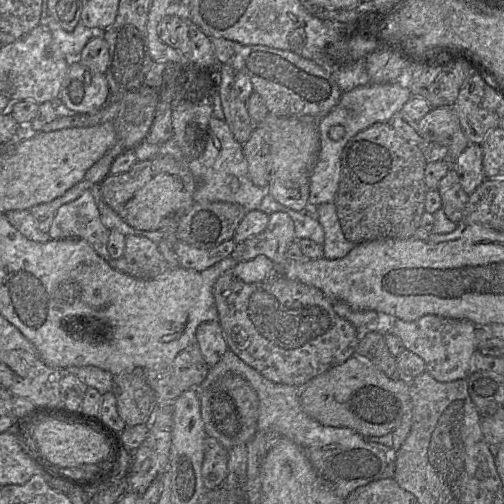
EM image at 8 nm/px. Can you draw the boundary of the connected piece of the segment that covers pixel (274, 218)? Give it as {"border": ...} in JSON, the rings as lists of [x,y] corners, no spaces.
{"border":[[[285,212],[270,214],[266,229],[237,244],[230,257],[233,259],[234,267],[240,262],[264,255],[273,262],[271,275],[259,283],[245,283],[234,276],[232,269],[230,284],[221,286],[221,288],[214,286],[213,295],[218,321],[229,350],[266,379],[277,384],[302,388],[316,376],[355,355],[360,340],[357,329],[335,313],[333,301],[327,298],[321,290],[285,277],[286,252],[294,241],[296,238],[294,222],[291,217]]]}

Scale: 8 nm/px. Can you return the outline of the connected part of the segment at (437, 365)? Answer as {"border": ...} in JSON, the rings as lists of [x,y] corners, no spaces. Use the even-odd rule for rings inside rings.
{"border":[[[425,315],[413,322],[394,320],[390,333],[397,336],[405,350],[419,356],[425,363],[425,371],[438,382],[467,379],[472,372],[472,357],[477,349],[477,326],[466,320]]]}

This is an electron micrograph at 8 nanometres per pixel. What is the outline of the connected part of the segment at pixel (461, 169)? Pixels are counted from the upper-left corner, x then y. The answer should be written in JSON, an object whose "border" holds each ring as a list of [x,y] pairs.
{"border":[[[479,144],[468,147],[453,161],[452,166],[460,180],[463,190],[470,195],[486,179],[483,172],[483,151]]]}

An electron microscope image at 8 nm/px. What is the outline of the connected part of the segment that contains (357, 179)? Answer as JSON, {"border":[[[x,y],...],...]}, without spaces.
{"border":[[[377,122],[358,132],[341,154],[335,206],[345,238],[355,244],[377,239],[410,238],[425,212],[425,152],[404,139],[390,122]]]}

